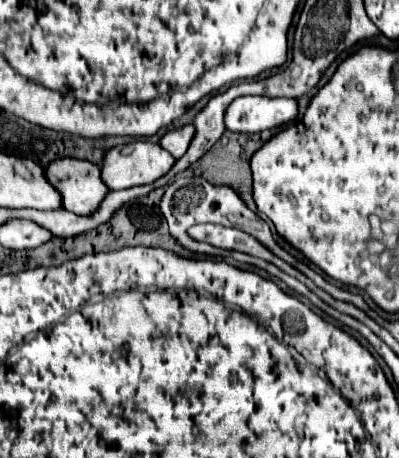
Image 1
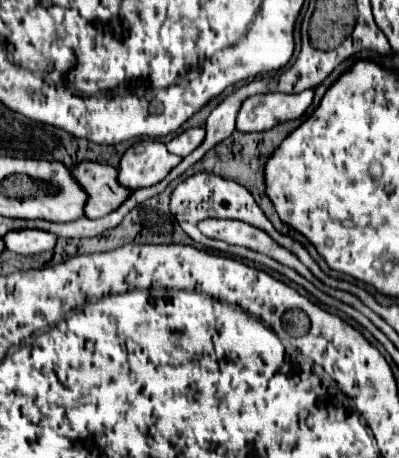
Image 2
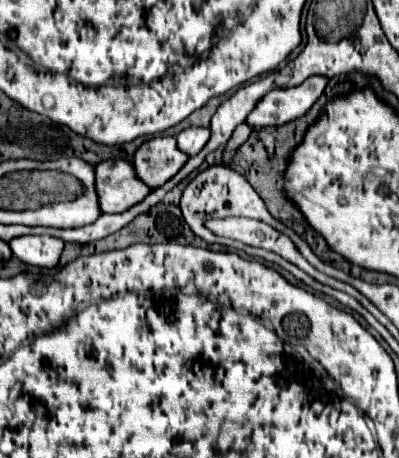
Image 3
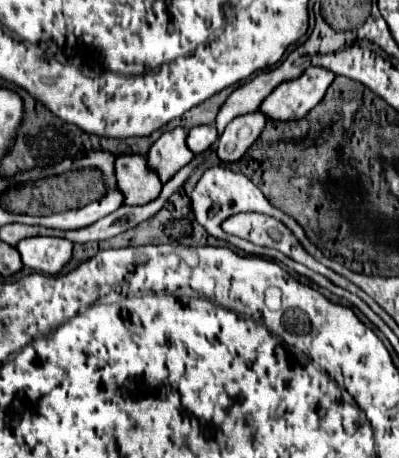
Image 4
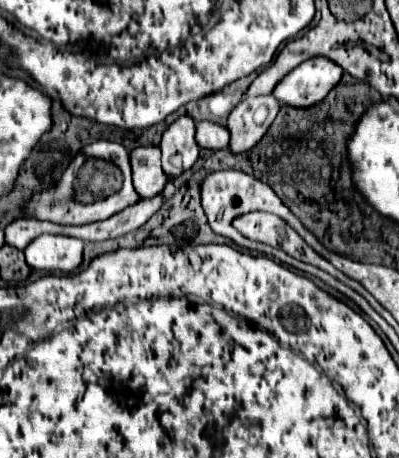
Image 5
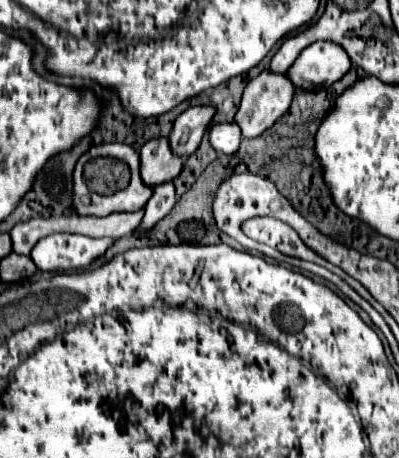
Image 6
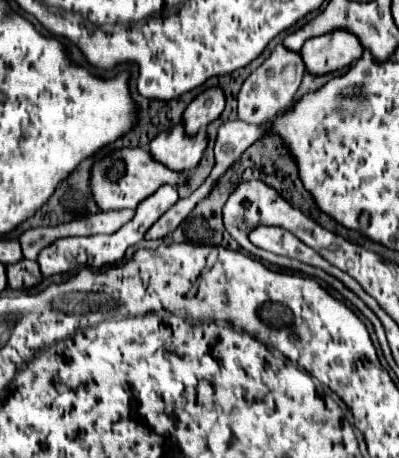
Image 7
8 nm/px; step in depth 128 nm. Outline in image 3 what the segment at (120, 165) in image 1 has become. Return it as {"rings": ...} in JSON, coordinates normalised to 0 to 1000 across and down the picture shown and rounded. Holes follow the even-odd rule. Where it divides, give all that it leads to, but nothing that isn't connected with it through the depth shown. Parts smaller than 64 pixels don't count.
{"rings":[[[396,297],[361,310],[336,336],[341,384],[366,397],[381,415],[411,406],[471,349],[471,336],[456,332],[436,297]]]}

